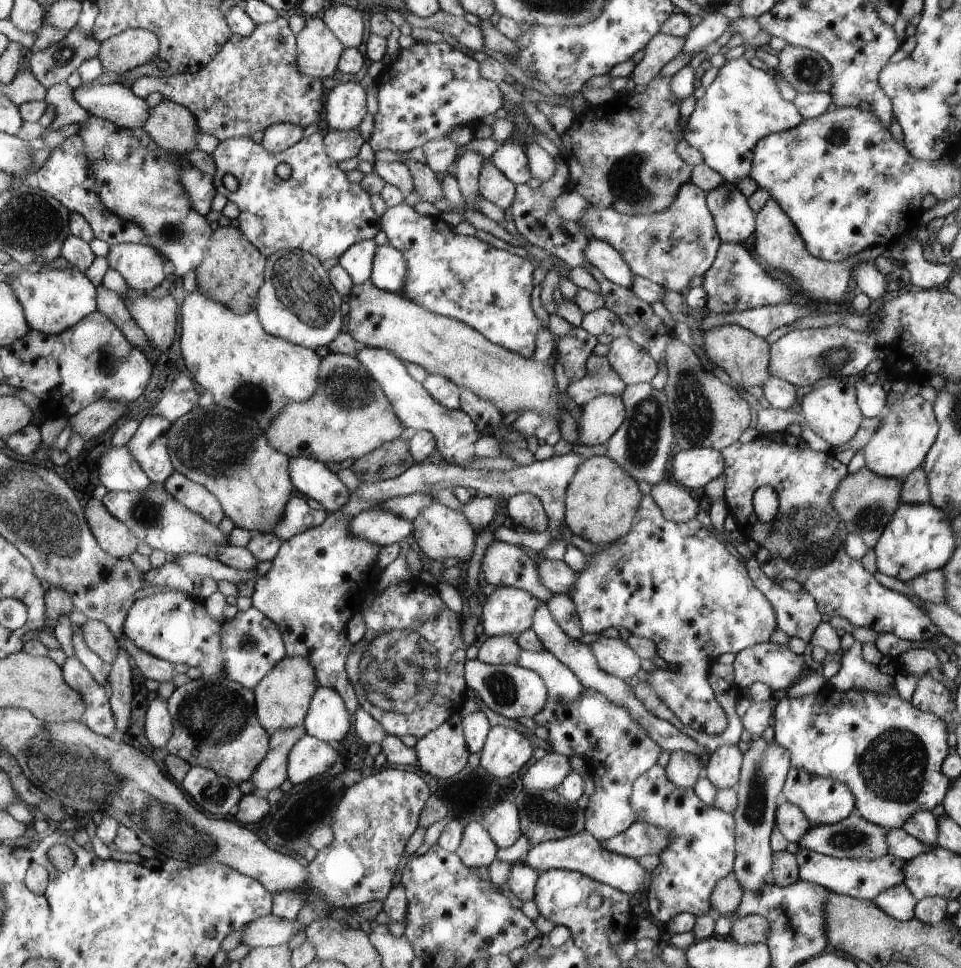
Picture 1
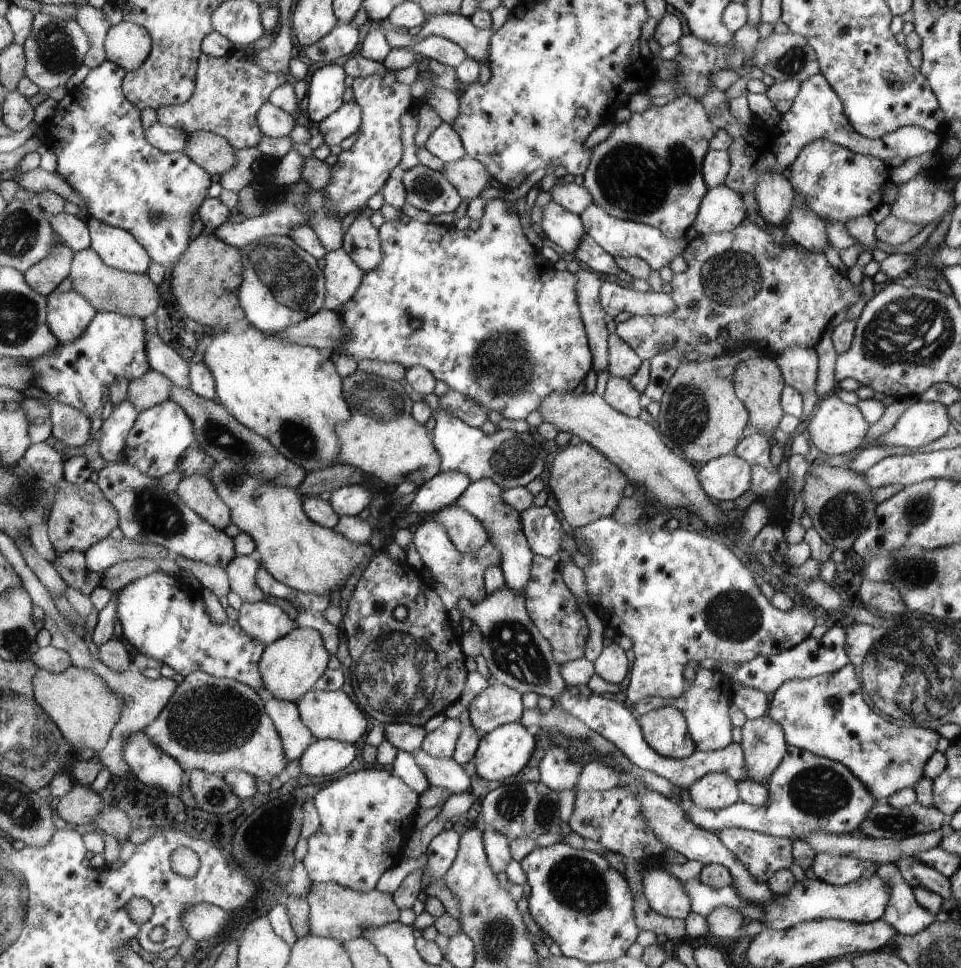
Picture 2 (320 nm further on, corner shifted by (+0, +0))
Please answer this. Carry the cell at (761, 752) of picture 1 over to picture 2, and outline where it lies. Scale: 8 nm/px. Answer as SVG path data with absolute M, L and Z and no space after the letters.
M768 714L747 719L742 726L740 744L748 767L748 780L764 785L779 767L789 747L780 723Z

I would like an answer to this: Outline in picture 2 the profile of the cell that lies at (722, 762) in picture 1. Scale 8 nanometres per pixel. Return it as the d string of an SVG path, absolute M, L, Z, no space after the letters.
M708 773L687 789L693 804L706 810L725 809L740 800L737 781L724 773Z

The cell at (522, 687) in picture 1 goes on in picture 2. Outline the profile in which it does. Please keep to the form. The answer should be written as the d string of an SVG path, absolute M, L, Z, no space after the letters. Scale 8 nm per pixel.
M498 682L487 686L468 705L471 725L482 736L507 723L519 722L523 710L522 693Z

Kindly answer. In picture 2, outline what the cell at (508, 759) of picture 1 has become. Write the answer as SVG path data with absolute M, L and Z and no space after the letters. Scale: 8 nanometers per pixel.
M516 721L507 723L504 726L496 728L491 733L481 737L479 746L475 752L476 772L480 778L485 778L490 782L494 780L504 780L510 776L516 776L518 772L528 764L528 760L534 754L534 736L524 728L524 726Z

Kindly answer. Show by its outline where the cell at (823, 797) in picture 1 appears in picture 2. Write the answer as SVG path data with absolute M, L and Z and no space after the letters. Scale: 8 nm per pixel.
M795 746L788 747L779 767L769 776L766 786L769 792L766 804L749 805L742 800L738 800L733 805L717 811L706 810L693 804L690 812L686 813L687 817L696 826L701 826L716 834L722 829L738 827L754 833L803 840L804 836L813 832L850 835L860 828L860 825L867 819L868 813L875 808L877 802L880 802L869 792L868 787L864 786L864 783L856 778L856 775L852 774L852 771L841 762L812 754L807 750L800 750Z

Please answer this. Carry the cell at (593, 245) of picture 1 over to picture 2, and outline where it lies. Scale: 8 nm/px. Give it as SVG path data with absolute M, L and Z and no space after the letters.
M551 200L541 208L543 217L539 222L544 234L554 244L558 244L571 258L578 248L579 238L586 235L580 215L564 210L559 204Z

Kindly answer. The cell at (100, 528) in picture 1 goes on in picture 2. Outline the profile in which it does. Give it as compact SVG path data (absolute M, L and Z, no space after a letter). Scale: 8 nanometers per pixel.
M89 478L79 485L62 482L54 494L47 518L47 533L54 550L58 553L68 549L84 552L92 548L95 542L108 537L110 532L118 527L115 506L103 493L99 483L92 482Z

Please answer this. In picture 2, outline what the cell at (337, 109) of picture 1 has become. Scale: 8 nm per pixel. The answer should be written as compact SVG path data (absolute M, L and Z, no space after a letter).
M340 63L320 66L307 84L306 100L308 100L309 118L314 122L322 122L336 112L341 106L344 92L346 71Z

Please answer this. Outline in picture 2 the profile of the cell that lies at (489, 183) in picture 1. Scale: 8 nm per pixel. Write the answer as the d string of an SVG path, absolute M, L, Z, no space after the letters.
M472 157L444 163L441 173L456 187L463 198L478 197L487 186L497 186L487 168Z

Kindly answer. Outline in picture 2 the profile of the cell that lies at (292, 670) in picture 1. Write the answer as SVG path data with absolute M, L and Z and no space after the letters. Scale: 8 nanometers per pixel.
M296 626L263 650L259 670L264 678L265 688L272 692L274 698L295 704L304 693L313 688L315 682L327 672L326 664L330 656L324 643L319 631L312 627Z

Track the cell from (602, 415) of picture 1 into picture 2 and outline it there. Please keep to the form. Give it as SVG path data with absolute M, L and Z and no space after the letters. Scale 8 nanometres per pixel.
M609 377L603 398L622 414L636 418L642 416L640 392L629 379Z

